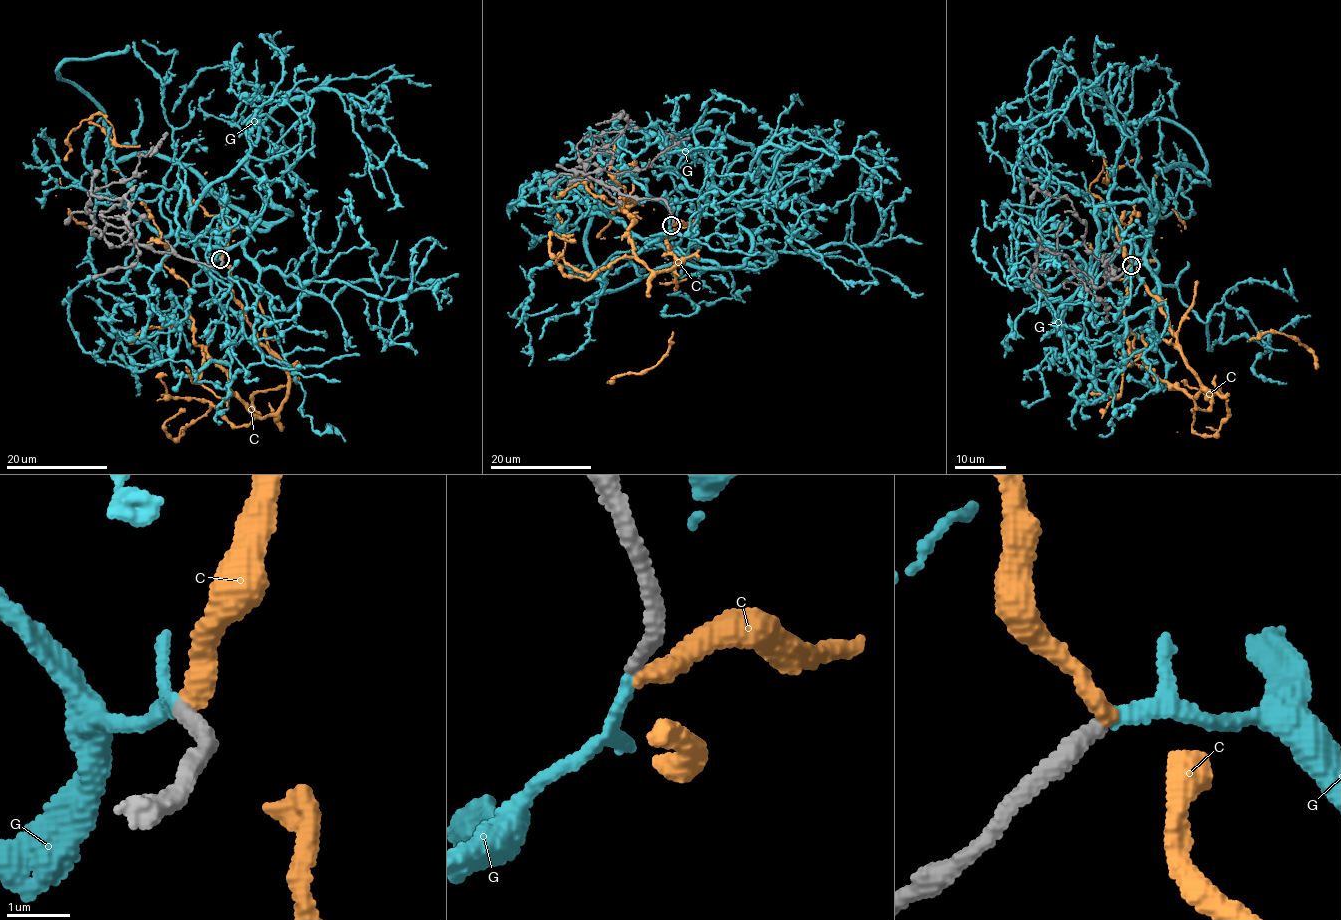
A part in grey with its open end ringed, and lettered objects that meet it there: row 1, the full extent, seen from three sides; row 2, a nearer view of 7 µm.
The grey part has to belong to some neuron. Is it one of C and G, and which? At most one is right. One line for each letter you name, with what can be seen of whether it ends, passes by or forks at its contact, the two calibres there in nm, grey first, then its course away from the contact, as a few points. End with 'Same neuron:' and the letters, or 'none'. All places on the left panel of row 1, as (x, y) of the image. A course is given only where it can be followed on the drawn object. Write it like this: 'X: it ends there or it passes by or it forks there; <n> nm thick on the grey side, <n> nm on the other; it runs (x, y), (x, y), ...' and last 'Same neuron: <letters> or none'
G: it passes by; 240 nm thick on the grey side, 160 nm on the other; it runs (220, 259), (198, 240), (291, 215), (254, 187), (285, 159), (246, 131), (276, 94), (236, 109), (306, 71)
Same neuron: G

